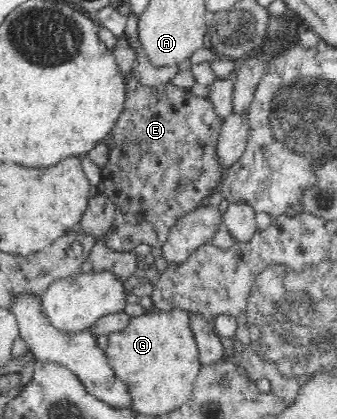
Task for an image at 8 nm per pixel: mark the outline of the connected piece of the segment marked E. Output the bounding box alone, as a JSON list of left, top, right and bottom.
[100,37,225,252]

